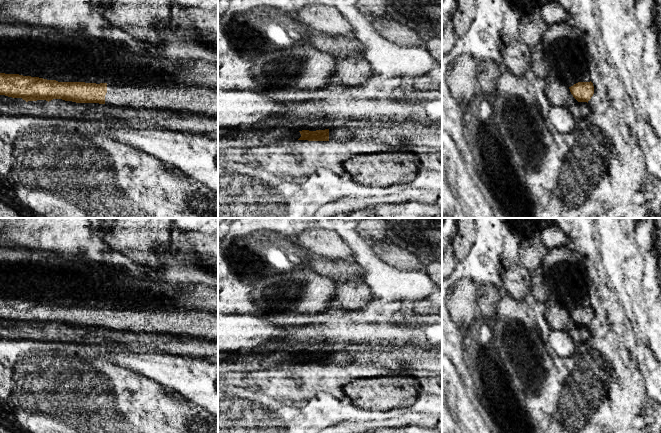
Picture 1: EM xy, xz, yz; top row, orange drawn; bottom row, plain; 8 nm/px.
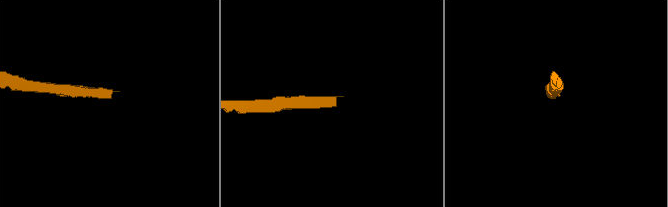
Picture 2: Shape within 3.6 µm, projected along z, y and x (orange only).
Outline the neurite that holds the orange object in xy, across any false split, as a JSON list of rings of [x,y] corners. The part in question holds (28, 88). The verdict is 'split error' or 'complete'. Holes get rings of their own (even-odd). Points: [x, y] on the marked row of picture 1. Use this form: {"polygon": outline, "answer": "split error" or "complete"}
{"polygon": [[[0,73],[0,95],[22,98],[26,102],[62,99],[76,103],[99,103],[130,109],[169,110],[218,117],[218,89],[190,84],[171,86],[111,85],[107,83],[58,82],[39,77]]], "answer": "split error"}

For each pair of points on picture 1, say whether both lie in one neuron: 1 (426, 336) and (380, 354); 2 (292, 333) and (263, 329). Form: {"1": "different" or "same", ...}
{"1": "different", "2": "different"}

